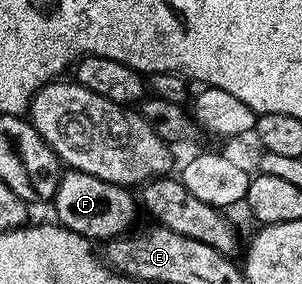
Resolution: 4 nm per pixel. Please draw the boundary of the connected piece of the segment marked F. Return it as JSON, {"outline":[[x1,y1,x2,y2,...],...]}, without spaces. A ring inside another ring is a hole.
{"outline":[[65,170,61,174,60,183,56,186,55,222,93,241,116,239,133,230,132,222,136,219,138,203,135,198,132,200,132,193,127,187,121,187,120,184,110,181,102,181,90,173]]}

